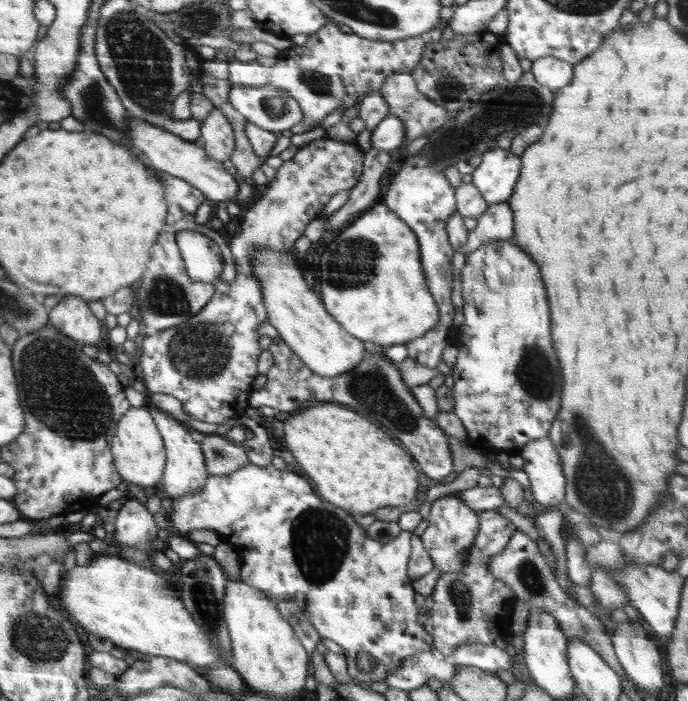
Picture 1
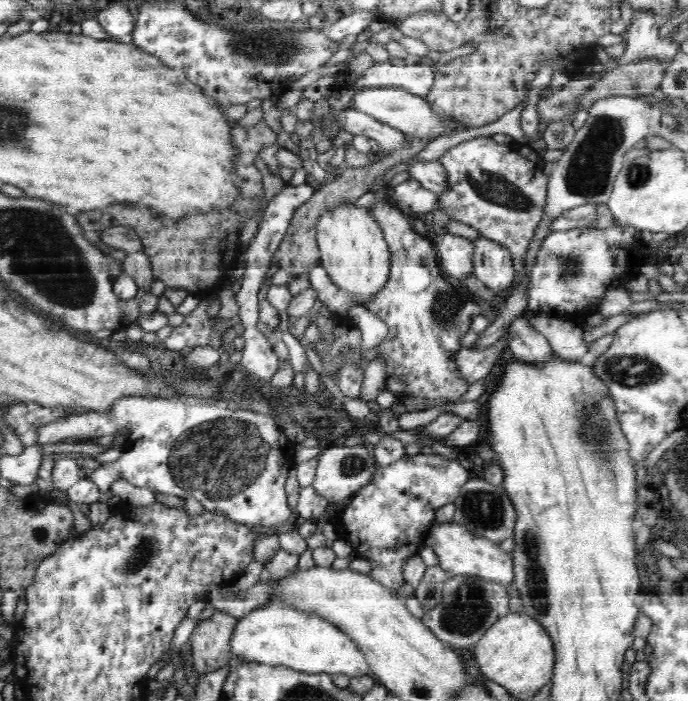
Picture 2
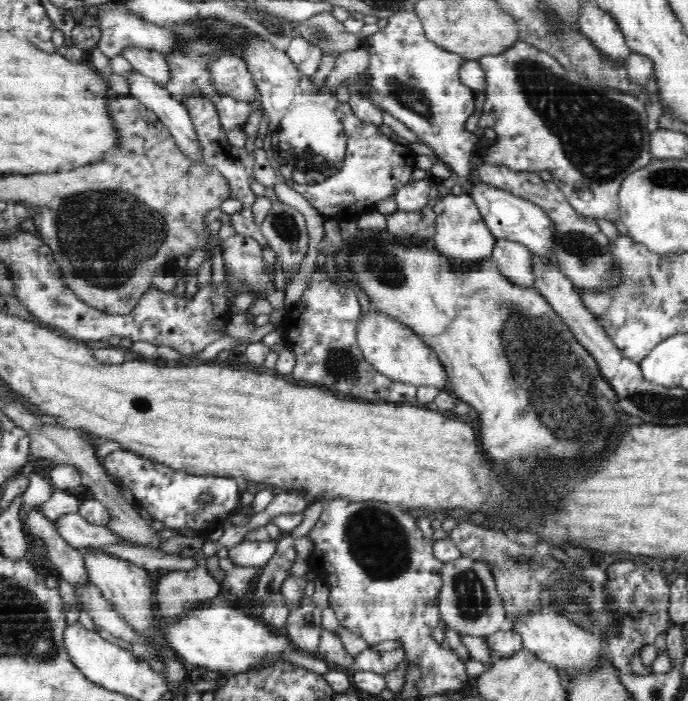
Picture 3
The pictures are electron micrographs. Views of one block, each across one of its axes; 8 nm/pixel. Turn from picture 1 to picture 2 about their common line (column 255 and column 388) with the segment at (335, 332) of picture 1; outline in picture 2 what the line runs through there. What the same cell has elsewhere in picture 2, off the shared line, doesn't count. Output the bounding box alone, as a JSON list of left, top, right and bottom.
[317,201,389,306]

